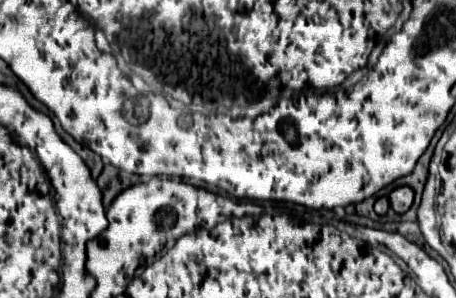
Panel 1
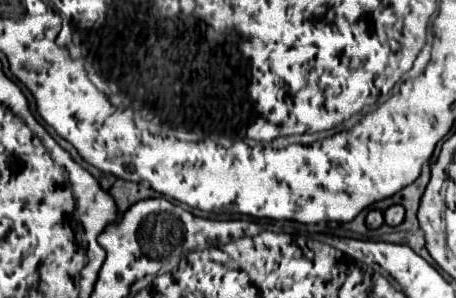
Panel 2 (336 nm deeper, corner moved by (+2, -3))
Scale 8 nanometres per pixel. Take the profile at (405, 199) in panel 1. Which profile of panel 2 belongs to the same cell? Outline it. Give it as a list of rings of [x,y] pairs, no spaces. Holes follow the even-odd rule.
[[[394,204],[384,210],[384,222],[388,226],[398,226],[398,224],[402,224],[402,220],[404,220],[404,206]]]

